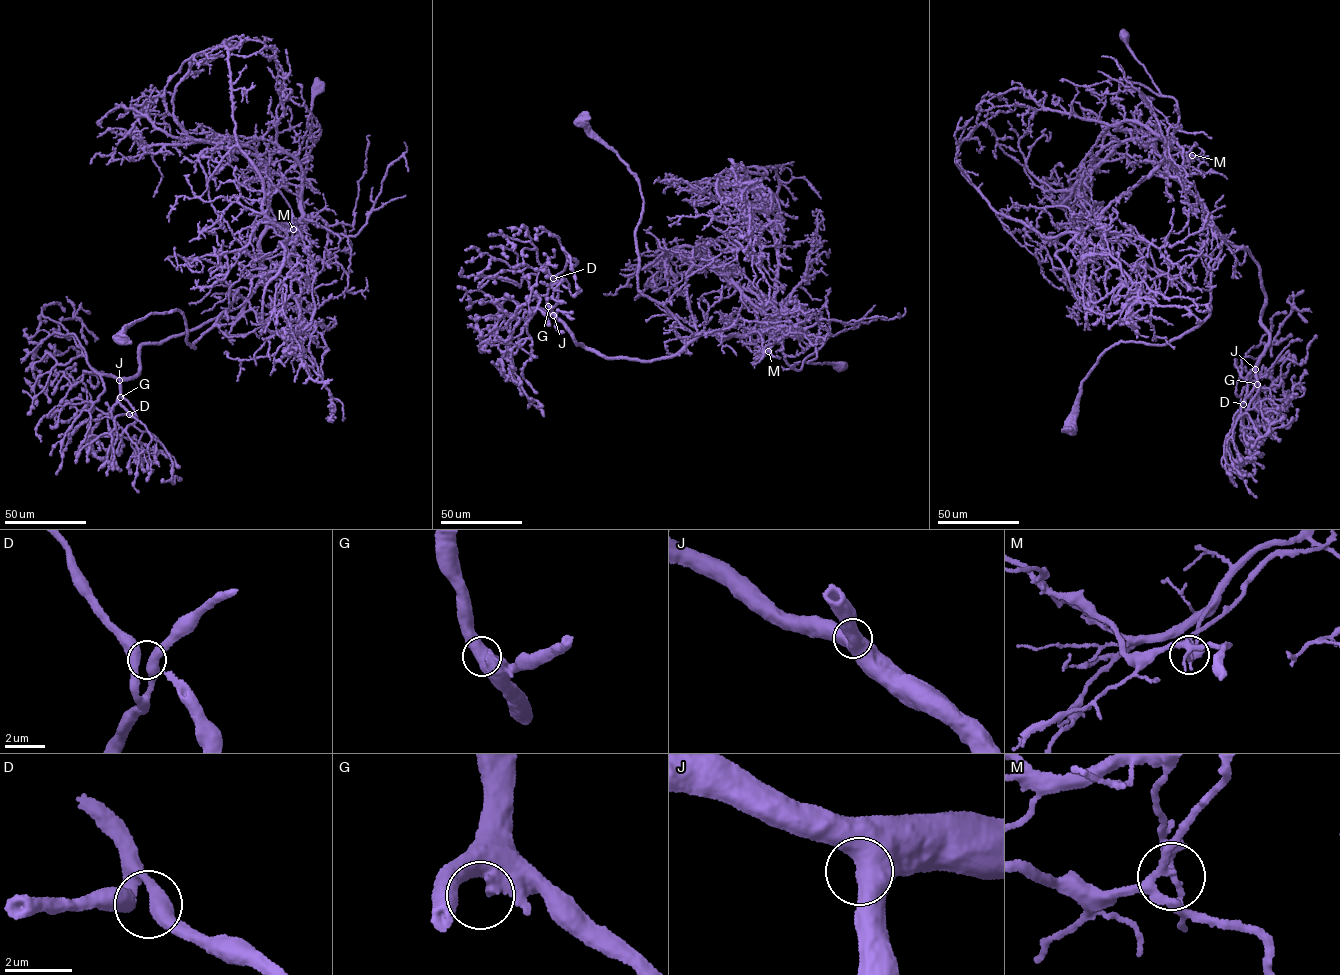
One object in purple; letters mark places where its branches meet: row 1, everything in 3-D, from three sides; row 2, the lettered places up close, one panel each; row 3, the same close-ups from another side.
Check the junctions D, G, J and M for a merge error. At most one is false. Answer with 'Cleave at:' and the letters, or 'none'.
Cleave at: M

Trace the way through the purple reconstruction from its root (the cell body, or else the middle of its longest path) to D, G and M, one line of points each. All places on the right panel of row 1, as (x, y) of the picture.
D: (1070, 430), (1106, 350), (1167, 343), (1208, 316), (1225, 239), (1248, 251), (1267, 299), (1269, 343), (1243, 404)
G: (1070, 430), (1106, 350), (1167, 343), (1208, 316), (1222, 240), (1248, 250), (1262, 280), (1269, 343), (1257, 384)
M: (1070, 430), (1080, 388), (1106, 350), (1124, 341), (1167, 343), (1208, 316), (1221, 240), (1179, 174), (1192, 155)

